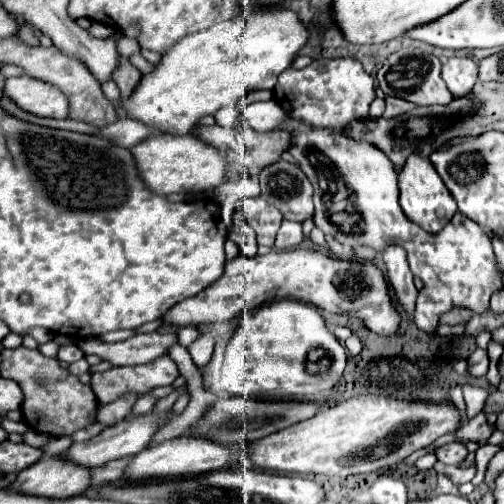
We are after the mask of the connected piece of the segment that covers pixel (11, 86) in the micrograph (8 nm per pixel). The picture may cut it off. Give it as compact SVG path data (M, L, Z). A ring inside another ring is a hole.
M18 76L8 78L4 96L10 96L20 108L48 118L66 118L68 116L68 98L58 92L52 84L32 78L32 76Z

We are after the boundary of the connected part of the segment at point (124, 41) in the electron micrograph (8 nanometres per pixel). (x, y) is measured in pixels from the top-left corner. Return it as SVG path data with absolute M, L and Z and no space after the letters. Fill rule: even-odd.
M122 36L122 38L118 40L118 52L120 52L122 56L130 58L132 54L140 52L140 46L138 46L138 42L136 42L134 38L126 38L126 36Z

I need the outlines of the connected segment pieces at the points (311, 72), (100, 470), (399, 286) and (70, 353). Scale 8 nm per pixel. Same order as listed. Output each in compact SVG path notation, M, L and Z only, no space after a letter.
M320 58L320 60L314 60L310 66L306 66L302 70L296 70L296 68L284 70L278 76L278 84L274 86L274 98L284 108L284 112L292 118L300 118L302 122L308 122L308 124L314 124L314 126L320 126L320 128L340 128L340 130L344 130L354 120L370 118L368 108L370 108L372 100L376 98L376 92L374 92L372 76L364 72L364 68L358 60L352 60L352 58L334 58L334 60Z
M120 458L120 460L112 460L104 466L98 466L98 468L92 468L92 486L104 486L104 484L112 484L112 482L118 482L122 480L122 474L128 466L130 458Z
M390 244L382 252L382 260L384 260L384 266L386 266L386 276L388 276L394 292L396 292L396 298L398 298L400 306L404 308L408 322L412 322L418 290L414 286L414 276L410 272L410 266L408 266L408 260L406 260L406 250L398 244Z
M68 344L68 346L60 346L58 350L58 360L66 362L66 364L72 364L72 362L78 362L80 358L84 358L84 352L76 346L76 344Z

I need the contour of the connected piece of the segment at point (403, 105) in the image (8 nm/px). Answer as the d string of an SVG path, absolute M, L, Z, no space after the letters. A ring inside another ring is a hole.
M386 96L386 110L384 110L384 118L390 120L390 118L396 118L396 116L402 116L406 112L410 112L414 108L414 104L402 100L402 98L394 98L394 96Z

